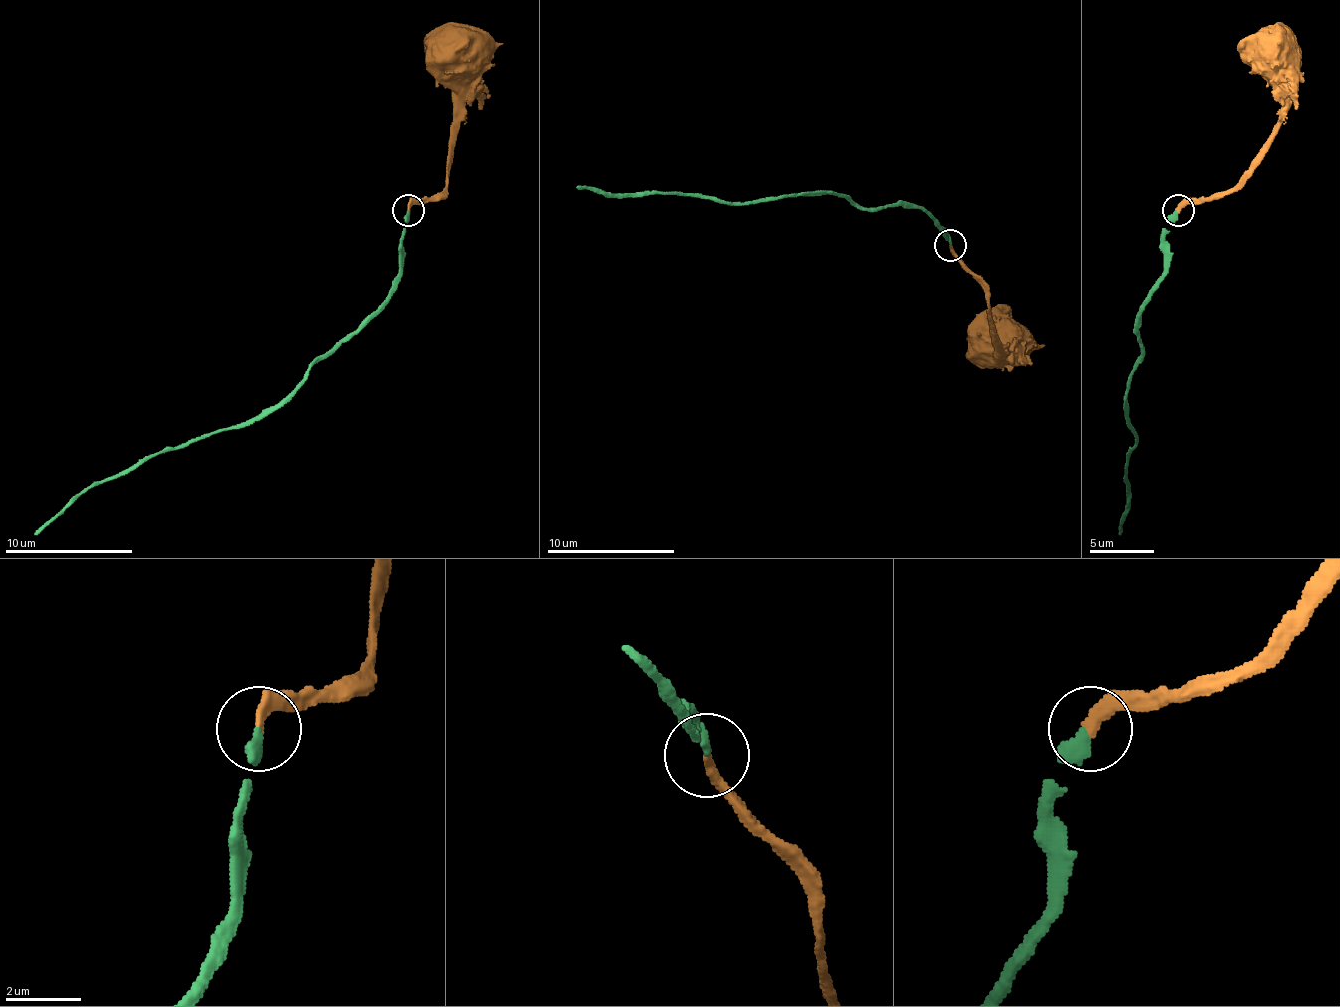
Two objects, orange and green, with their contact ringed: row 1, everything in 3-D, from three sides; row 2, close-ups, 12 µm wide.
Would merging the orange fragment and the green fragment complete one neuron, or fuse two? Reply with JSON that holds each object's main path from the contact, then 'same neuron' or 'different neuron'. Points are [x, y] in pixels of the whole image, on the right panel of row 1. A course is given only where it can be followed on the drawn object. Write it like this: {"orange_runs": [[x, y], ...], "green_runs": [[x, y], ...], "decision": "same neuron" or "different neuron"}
{"orange_runs": [[1177, 211], [1235, 185], [1280, 118], [1283, 67]], "green_runs": [[1177, 211], [1164, 227], [1164, 279], [1142, 307], [1142, 362], [1126, 397], [1135, 433], [1119, 535]], "decision": "same neuron"}

